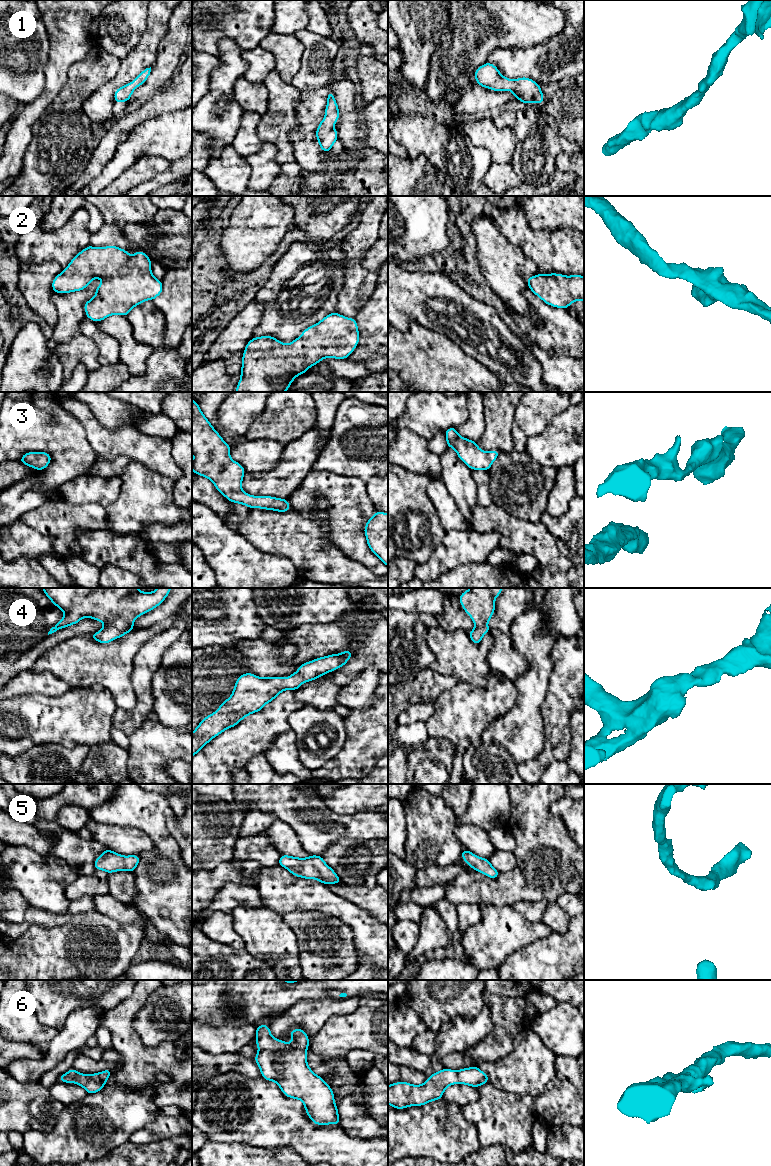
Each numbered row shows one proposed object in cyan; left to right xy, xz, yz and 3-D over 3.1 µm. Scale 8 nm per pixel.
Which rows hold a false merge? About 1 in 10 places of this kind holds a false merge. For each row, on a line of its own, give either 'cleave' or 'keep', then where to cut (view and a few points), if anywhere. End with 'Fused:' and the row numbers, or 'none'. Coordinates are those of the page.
1: keep; cut none
2: keep; cut none
3: keep; cut none
4: keep; cut none
5: keep; cut none
6: keep; cut none
Fused: none

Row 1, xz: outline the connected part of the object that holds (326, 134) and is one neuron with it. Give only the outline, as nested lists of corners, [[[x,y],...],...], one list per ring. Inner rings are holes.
[[[333,92],[326,94],[328,102],[325,108],[325,118],[322,119],[316,129],[316,139],[319,142],[322,151],[329,153],[332,145],[338,140],[338,133],[334,128],[337,123],[340,112]]]

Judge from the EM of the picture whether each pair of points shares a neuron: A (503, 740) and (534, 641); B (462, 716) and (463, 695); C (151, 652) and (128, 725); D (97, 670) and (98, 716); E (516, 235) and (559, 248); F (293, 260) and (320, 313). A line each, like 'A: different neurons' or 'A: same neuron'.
A: same neuron
B: same neuron
C: same neuron
D: different neurons
E: same neuron
F: same neuron

